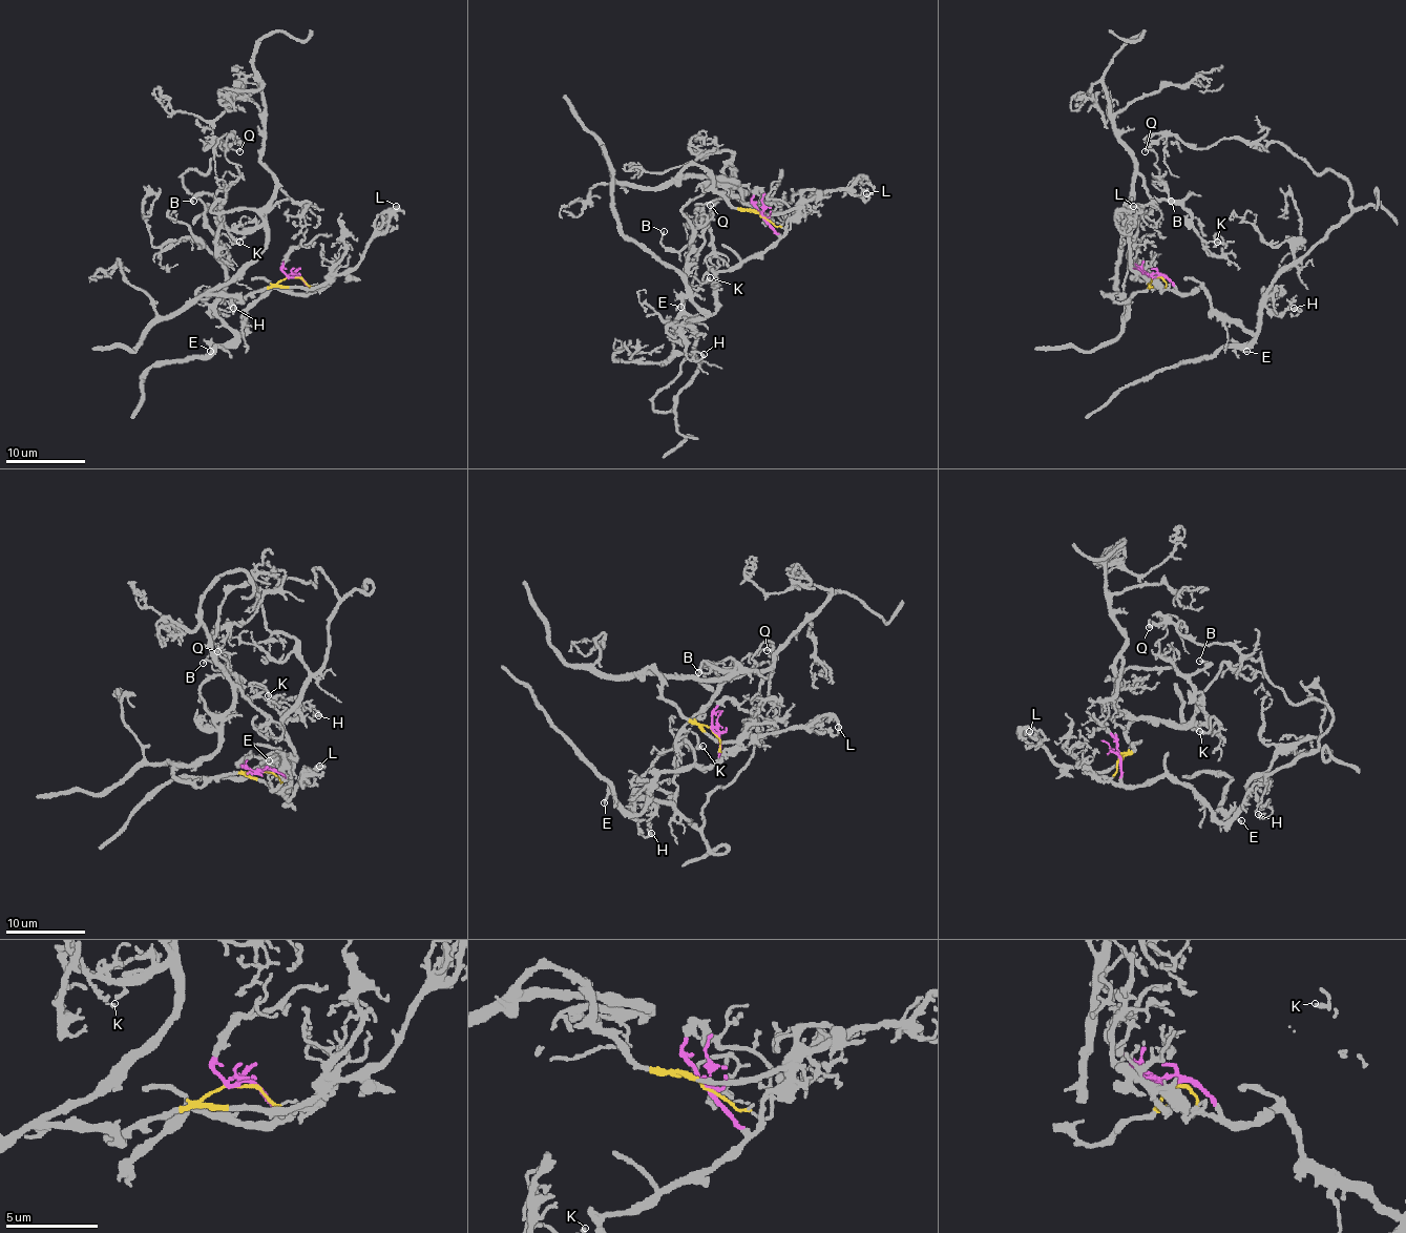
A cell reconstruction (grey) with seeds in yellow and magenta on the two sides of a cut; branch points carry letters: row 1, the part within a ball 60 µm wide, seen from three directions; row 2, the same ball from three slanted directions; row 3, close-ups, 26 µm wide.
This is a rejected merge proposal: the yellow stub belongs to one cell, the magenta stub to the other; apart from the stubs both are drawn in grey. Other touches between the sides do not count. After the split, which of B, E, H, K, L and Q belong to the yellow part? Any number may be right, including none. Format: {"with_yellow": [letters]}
{"with_yellow": ["B", "K", "L"]}

